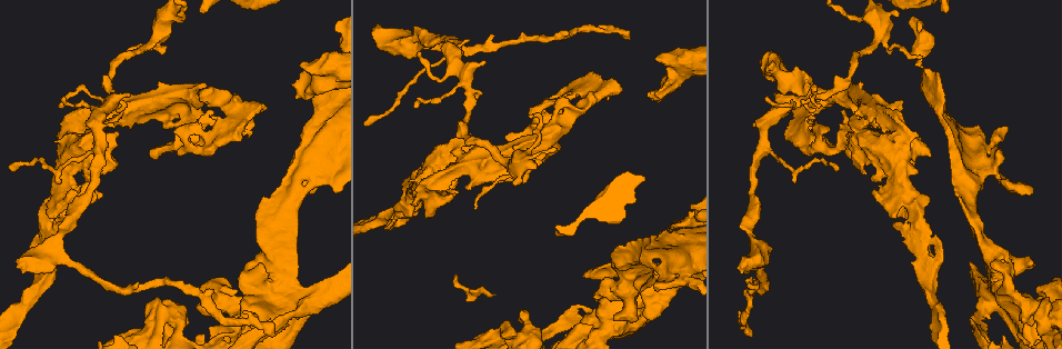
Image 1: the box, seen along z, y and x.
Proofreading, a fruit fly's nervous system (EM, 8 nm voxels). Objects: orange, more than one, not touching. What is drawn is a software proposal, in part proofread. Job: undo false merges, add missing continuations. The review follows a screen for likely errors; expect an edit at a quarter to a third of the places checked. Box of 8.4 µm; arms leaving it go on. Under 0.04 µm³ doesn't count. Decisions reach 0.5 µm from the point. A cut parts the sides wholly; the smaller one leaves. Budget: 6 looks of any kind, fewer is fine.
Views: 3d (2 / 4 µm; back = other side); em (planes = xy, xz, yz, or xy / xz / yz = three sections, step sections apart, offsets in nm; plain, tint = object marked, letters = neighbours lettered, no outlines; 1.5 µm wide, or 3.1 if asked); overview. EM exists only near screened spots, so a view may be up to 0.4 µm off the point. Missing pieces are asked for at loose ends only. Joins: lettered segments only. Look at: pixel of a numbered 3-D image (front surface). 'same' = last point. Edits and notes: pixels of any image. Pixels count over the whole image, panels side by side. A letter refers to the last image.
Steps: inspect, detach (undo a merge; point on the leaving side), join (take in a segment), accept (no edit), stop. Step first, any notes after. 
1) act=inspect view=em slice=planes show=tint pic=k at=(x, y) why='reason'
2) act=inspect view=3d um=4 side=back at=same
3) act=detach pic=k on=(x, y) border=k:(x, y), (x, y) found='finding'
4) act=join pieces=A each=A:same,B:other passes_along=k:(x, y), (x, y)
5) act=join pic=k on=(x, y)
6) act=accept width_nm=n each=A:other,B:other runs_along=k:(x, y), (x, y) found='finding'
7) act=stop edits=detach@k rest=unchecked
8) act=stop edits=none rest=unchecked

act=inspect view=em slice=planes show=letters pic=1 at=(483, 61) why='free end'

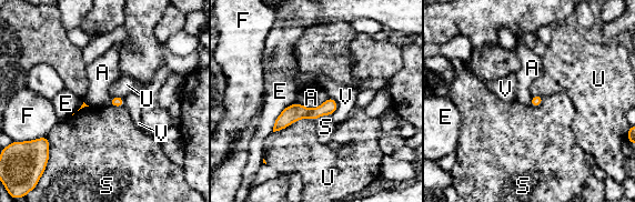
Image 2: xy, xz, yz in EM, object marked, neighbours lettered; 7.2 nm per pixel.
act=accept each=A:other,E:other,F:other,S:other,U:other,V:other runs_along=2:(334, 105), (293, 112), (276, 128) found='none of them fits'

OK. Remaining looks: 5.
act=inspect view=em slice=xy step=4 show=tint pic=1 at=(655, 268) why='branch stops here'

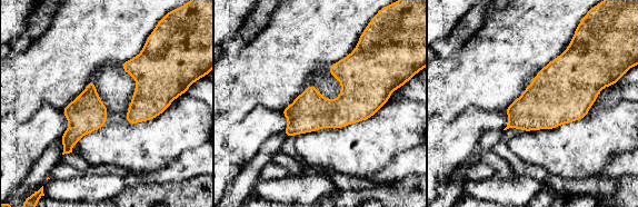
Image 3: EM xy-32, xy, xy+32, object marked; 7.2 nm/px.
act=inspect view=em slice=planes show=letters at=same

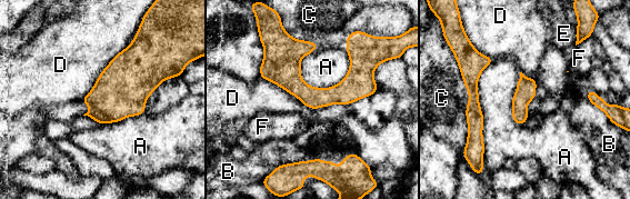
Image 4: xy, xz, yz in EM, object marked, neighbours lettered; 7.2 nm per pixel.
act=accept each=A:other,B:other,C:other,D:other,E:other,F:other border=4:(260, 76), (311, 108), (348, 105) found='none of them fits'

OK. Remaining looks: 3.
act=inspect view=em slice=planes show=letters pic=1 at=(902, 185) why='arms part here'

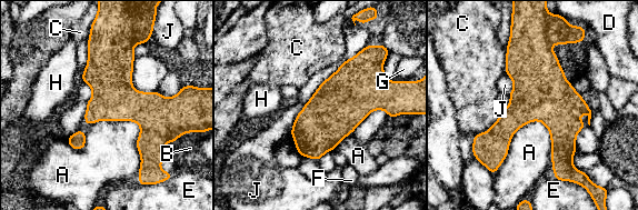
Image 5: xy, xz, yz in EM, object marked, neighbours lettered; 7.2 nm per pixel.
act=accept each=A:other,B:other,C:other,D:other,E:other,F:other,G:other,H:other,J:other runs_along=5:(101, 11), (111, 86), (142, 133) found='all the same neuron'

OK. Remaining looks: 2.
act=stop edits=none rest=unchecked

